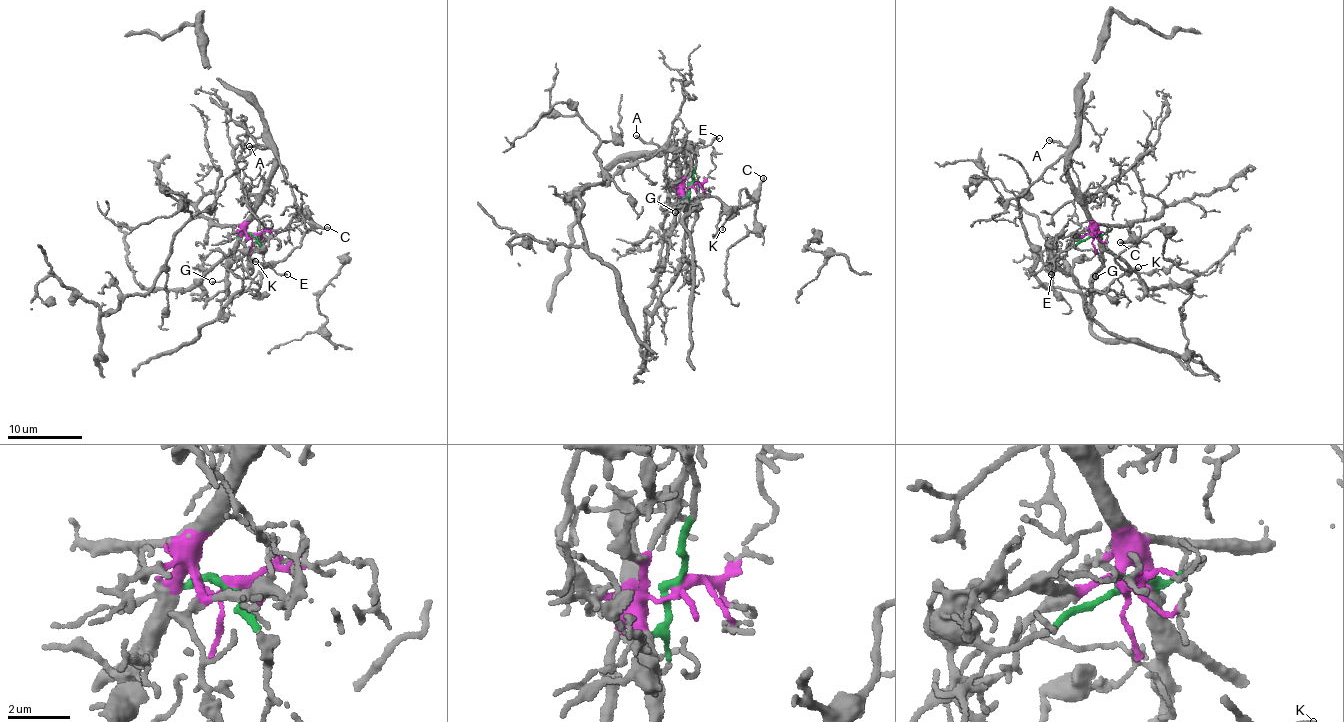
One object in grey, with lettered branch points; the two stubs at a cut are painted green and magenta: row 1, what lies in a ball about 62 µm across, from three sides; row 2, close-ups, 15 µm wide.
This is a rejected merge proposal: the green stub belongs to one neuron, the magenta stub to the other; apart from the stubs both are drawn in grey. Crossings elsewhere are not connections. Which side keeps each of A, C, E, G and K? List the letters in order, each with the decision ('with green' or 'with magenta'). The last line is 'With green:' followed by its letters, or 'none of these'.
A: with magenta
C: with green
E: with green
G: with magenta
K: with green
With green: C, E, K

